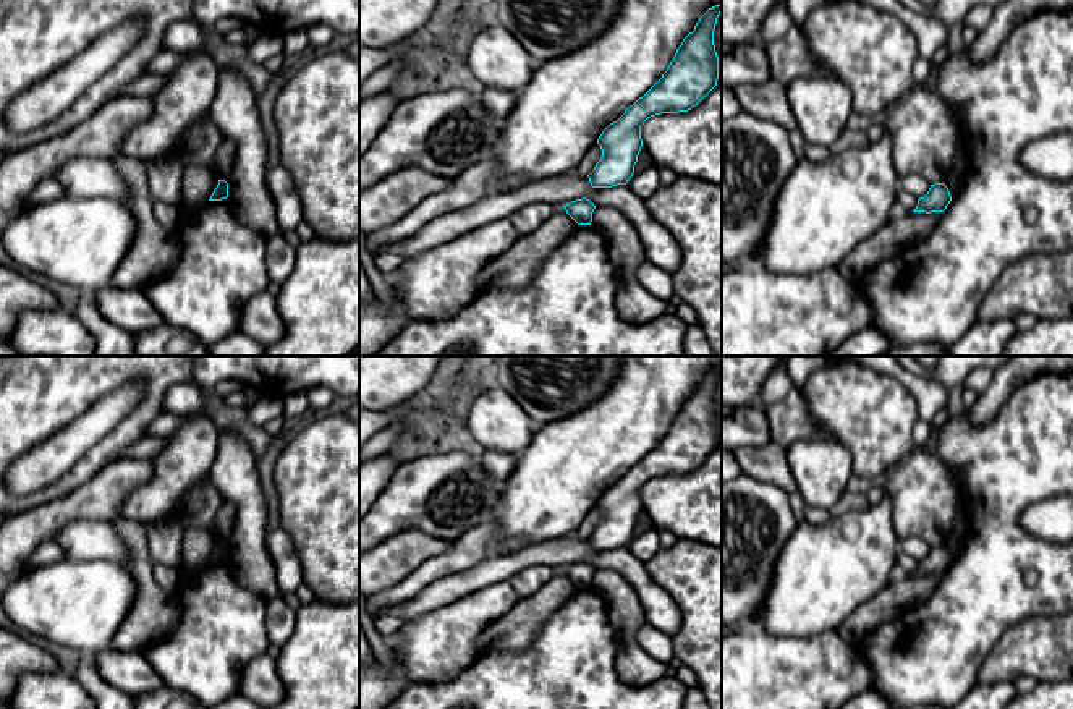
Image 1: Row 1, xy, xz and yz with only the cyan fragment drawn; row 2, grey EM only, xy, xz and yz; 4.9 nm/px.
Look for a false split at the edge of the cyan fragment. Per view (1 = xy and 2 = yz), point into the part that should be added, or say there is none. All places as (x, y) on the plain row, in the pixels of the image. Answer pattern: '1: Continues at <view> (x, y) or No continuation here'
1: No continuation here
2: No continuation here

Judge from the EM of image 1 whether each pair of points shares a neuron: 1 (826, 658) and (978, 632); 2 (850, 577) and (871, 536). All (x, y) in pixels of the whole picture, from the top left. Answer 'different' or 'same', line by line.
1: different
2: same

